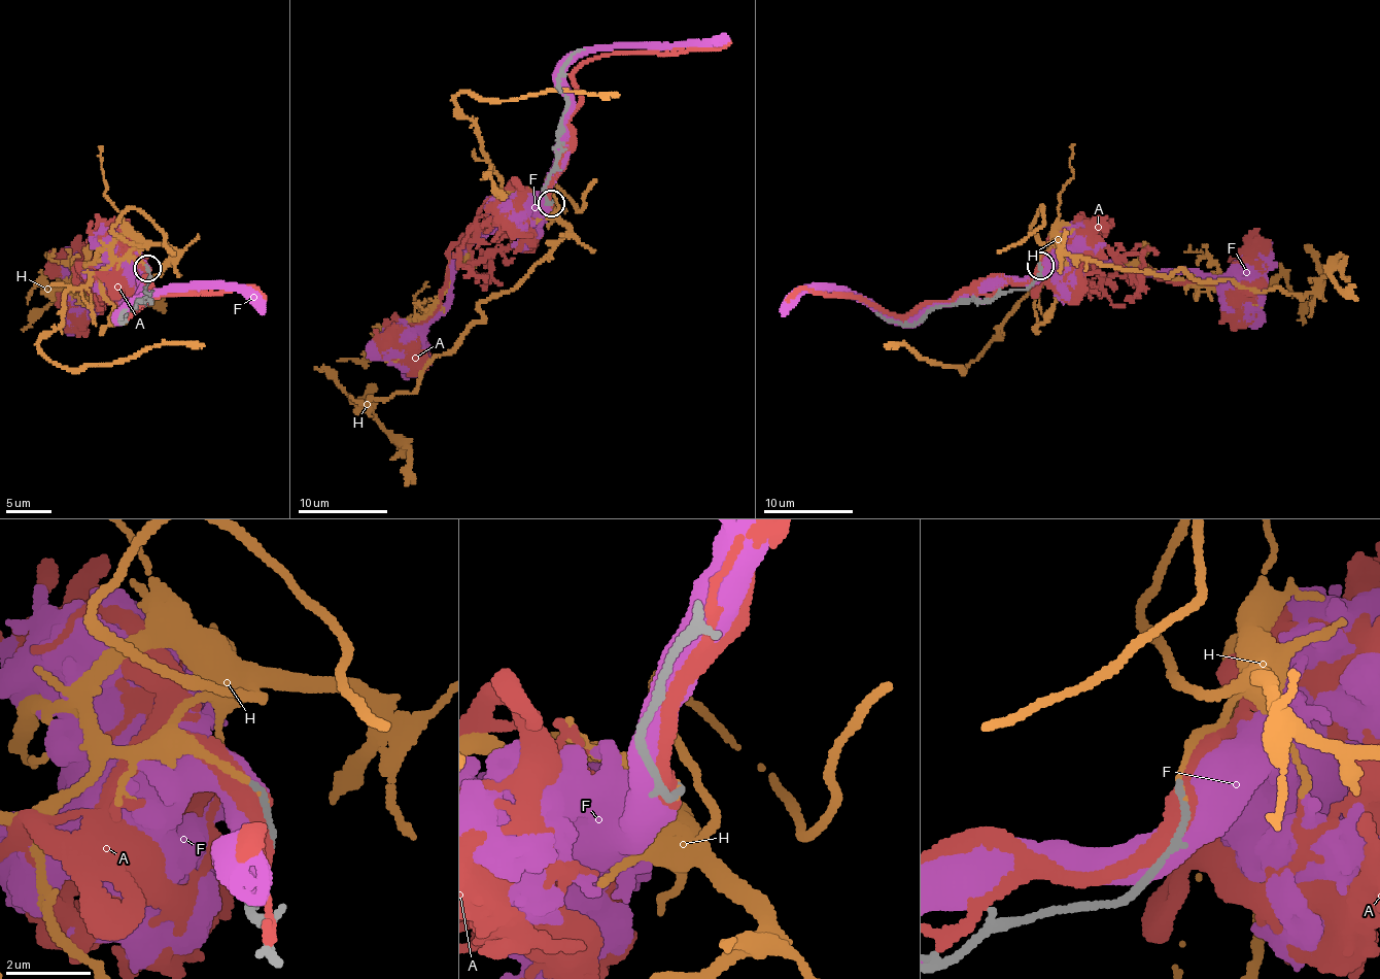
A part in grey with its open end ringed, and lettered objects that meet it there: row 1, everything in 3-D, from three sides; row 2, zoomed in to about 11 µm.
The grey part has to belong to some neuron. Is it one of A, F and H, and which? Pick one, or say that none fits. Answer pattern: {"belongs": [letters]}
{"belongs": ["H"]}

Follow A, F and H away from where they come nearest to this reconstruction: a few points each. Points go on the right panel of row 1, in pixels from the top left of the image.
A: (1038, 274), (1046, 257), (1064, 277), (1111, 262), (1217, 282), (1237, 309), (1260, 269), (1228, 261)
F: (1034, 278), (1000, 278), (978, 294), (923, 306), (911, 317), (885, 310), (850, 294), (803, 289), (782, 315)
H: (1040, 265), (1053, 242), (1166, 276), (1180, 269), (1304, 298), (1333, 262), (1332, 276), (1357, 300)

